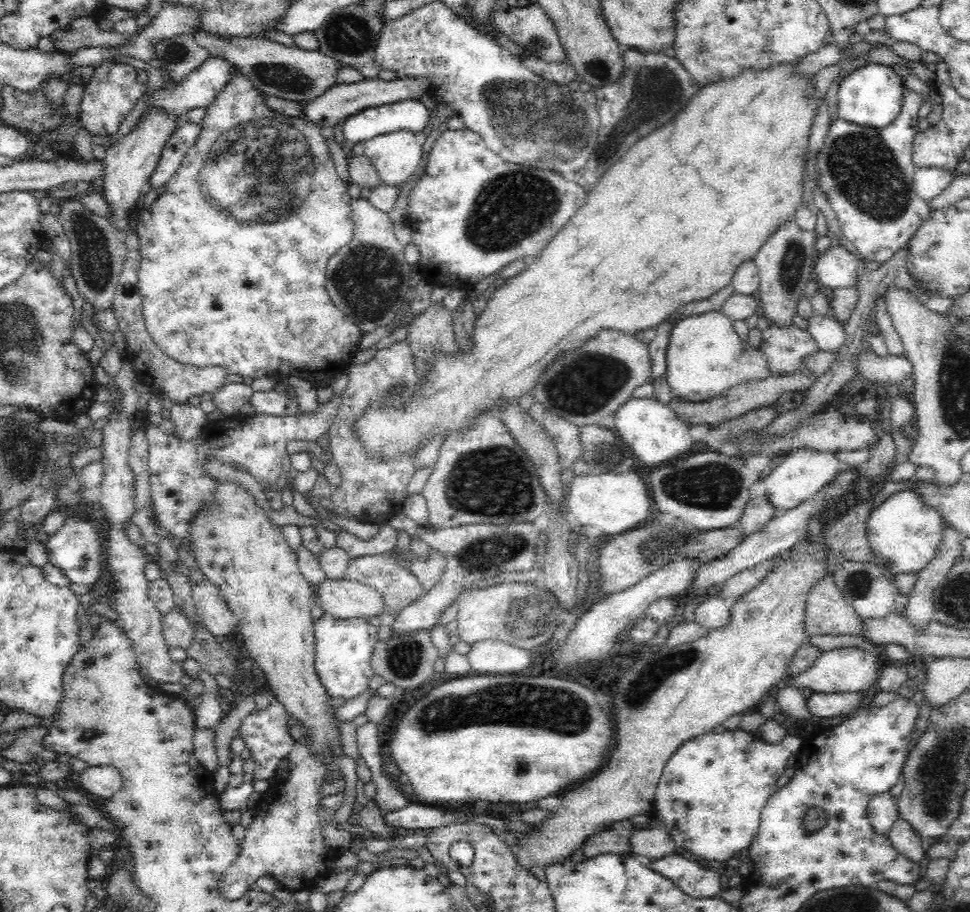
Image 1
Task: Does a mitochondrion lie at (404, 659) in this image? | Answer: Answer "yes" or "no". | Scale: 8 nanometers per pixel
yes

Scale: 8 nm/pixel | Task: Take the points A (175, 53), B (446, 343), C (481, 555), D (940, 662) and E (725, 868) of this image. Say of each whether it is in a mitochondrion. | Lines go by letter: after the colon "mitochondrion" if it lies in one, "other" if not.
A: mitochondrion
B: other
C: mitochondrion
D: other
E: other

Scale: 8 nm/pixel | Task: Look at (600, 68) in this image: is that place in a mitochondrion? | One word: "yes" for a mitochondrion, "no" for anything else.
yes

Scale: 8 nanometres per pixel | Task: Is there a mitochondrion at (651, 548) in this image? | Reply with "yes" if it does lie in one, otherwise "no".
yes

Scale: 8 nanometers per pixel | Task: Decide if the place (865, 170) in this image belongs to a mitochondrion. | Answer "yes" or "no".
yes

